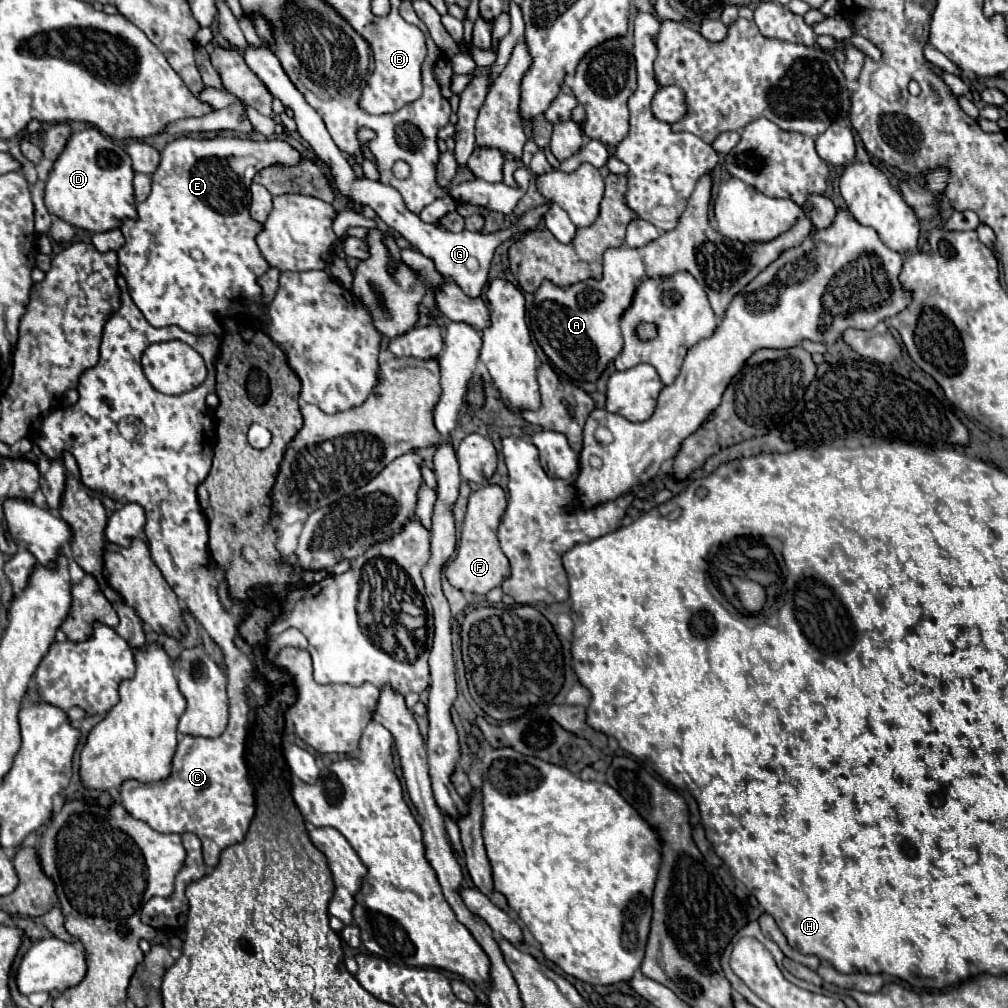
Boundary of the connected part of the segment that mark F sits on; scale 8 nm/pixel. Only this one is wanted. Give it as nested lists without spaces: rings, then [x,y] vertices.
[[[489,483],[469,495],[465,521],[461,529],[461,541],[457,547],[457,557],[451,559],[445,567],[445,575],[453,587],[461,591],[485,595],[493,587],[499,587],[503,579],[509,575],[509,561],[505,553],[501,551],[499,539],[497,539],[497,527],[499,527],[505,507],[507,507],[507,499],[499,485]]]

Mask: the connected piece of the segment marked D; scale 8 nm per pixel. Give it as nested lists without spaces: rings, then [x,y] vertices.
[[[87,127],[69,137],[69,143],[55,159],[45,187],[45,207],[51,215],[73,227],[99,233],[121,225],[125,217],[135,217],[131,159],[121,145],[95,127]]]

